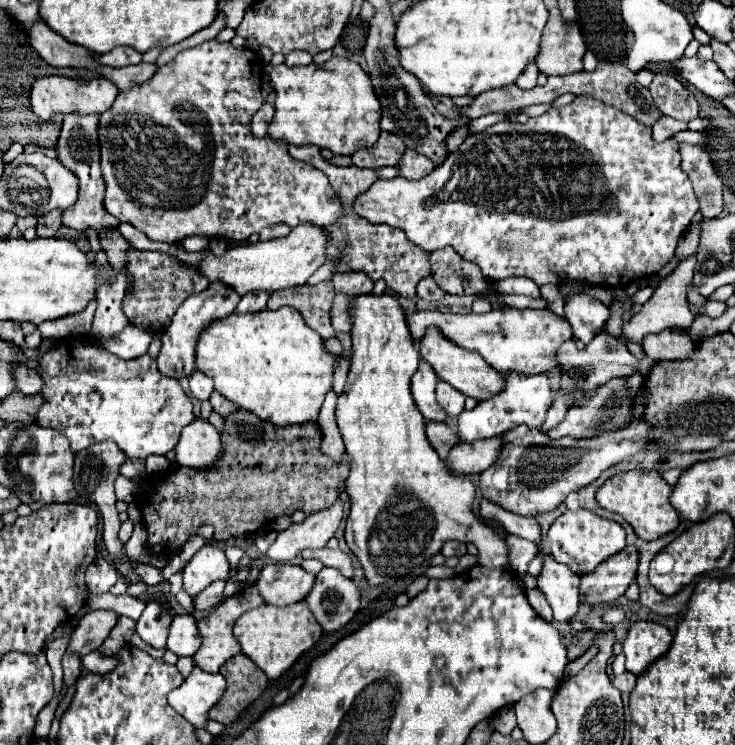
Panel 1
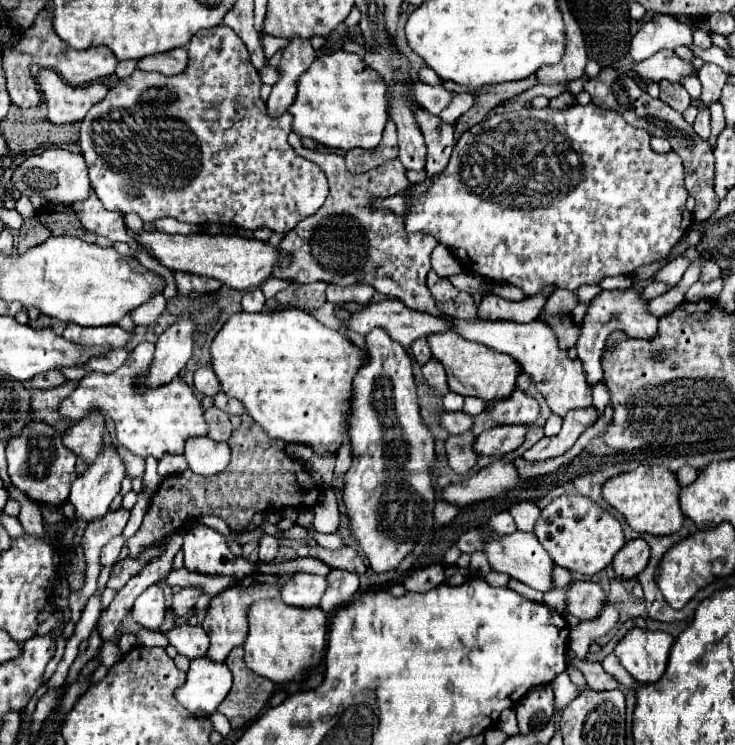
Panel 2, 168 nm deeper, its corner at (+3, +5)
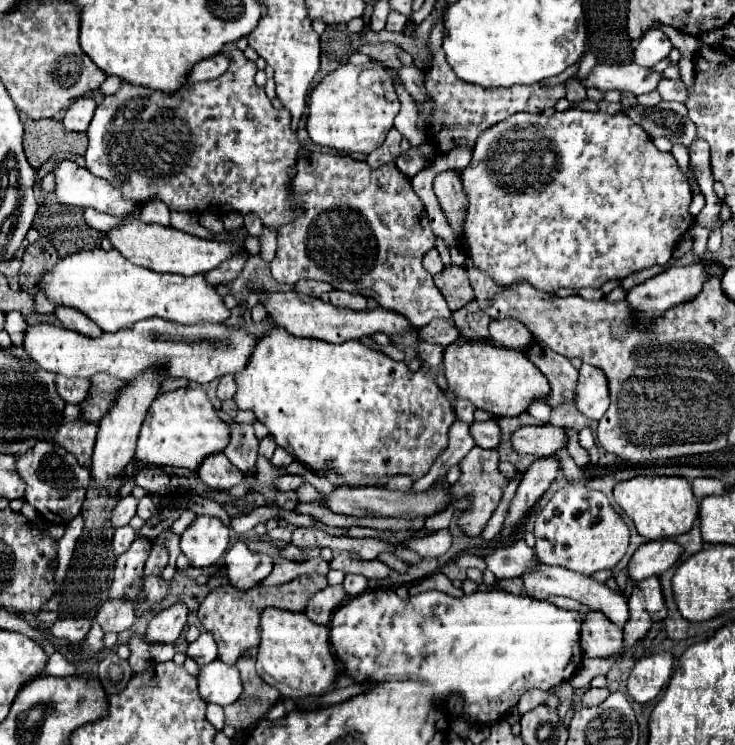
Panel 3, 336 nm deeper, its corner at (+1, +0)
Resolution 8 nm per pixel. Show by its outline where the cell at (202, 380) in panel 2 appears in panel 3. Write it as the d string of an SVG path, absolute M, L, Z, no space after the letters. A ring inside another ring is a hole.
M224 376L218 384L218 398L220 400L228 400L228 398L234 398L234 392L236 392L236 380L234 376Z

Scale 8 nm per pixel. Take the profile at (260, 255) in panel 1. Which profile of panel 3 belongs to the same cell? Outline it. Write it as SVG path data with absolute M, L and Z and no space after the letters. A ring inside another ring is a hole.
M128 218L120 220L118 226L108 230L106 238L110 240L112 248L120 250L130 262L150 268L154 272L168 272L168 274L182 274L182 276L192 276L198 272L204 274L240 252L240 246L234 244L202 240L168 226L146 224L142 220L128 220Z

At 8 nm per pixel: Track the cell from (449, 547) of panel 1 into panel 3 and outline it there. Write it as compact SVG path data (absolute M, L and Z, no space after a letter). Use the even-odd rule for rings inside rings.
M516 540L514 544L494 548L494 552L486 556L486 562L500 580L522 578L526 572L536 570L538 562L534 562L534 556L534 550L524 540Z

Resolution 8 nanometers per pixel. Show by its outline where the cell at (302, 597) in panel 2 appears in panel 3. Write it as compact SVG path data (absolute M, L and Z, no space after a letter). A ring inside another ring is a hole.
M328 586L310 598L306 616L316 624L328 626L330 616L334 614L334 608L340 608L346 600L348 600L348 594L342 586Z

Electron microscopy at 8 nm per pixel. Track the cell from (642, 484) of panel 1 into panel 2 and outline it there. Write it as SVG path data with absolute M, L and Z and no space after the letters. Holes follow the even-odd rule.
M640 465L634 471L610 477L602 485L604 501L620 511L634 531L650 535L670 535L682 527L684 515L678 505L678 491L676 475L662 465Z

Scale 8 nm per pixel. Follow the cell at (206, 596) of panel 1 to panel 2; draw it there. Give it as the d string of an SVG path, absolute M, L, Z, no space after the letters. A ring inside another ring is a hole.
M184 587L180 593L172 597L172 609L176 615L186 615L190 609L194 609L198 597L202 595L200 587Z

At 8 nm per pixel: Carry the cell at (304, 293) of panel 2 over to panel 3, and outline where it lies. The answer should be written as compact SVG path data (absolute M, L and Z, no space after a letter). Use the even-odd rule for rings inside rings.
M302 280L302 282L298 282L298 284L294 286L294 290L300 292L300 294L320 296L320 294L330 292L330 290L334 290L334 288L332 288L332 284L326 284L326 282L320 282L320 280Z

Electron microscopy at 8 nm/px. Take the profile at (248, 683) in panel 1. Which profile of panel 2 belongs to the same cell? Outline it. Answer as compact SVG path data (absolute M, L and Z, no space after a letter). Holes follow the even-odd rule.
M234 647L230 651L226 665L234 675L234 685L224 703L220 703L218 713L222 713L234 729L238 729L260 713L274 689L274 683L246 667L242 647Z

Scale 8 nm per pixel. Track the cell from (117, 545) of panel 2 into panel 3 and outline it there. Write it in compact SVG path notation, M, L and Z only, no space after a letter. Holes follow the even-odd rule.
M126 524L126 526L122 526L122 528L116 528L114 540L112 540L114 554L120 556L122 552L126 552L134 540L136 540L136 530L134 530L130 524Z

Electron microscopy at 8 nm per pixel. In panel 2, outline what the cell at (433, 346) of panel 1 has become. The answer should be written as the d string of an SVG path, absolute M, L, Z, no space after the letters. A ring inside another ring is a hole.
M438 333L438 335L426 335L432 357L440 361L446 369L448 387L462 395L462 397L478 397L486 403L492 403L494 399L504 399L516 389L516 377L520 371L520 365L510 355L492 351L490 347L484 347L482 343L466 341L464 337L456 333Z

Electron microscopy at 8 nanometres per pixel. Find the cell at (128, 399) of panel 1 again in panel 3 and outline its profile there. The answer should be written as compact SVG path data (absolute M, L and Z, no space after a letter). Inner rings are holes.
M180 388L158 396L150 404L146 422L140 430L136 460L150 466L186 468L196 472L208 456L224 452L228 442L230 428L218 418L208 394L202 388Z

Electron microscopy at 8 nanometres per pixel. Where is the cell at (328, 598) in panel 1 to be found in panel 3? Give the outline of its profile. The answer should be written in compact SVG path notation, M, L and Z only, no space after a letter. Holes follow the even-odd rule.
M346 574L346 580L342 584L350 596L360 596L362 592L368 590L368 580L358 574Z

